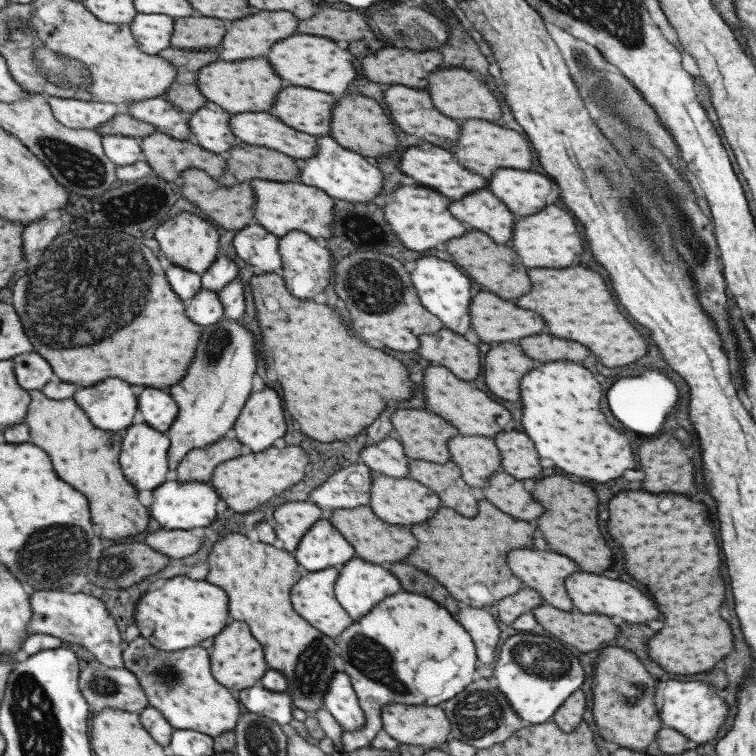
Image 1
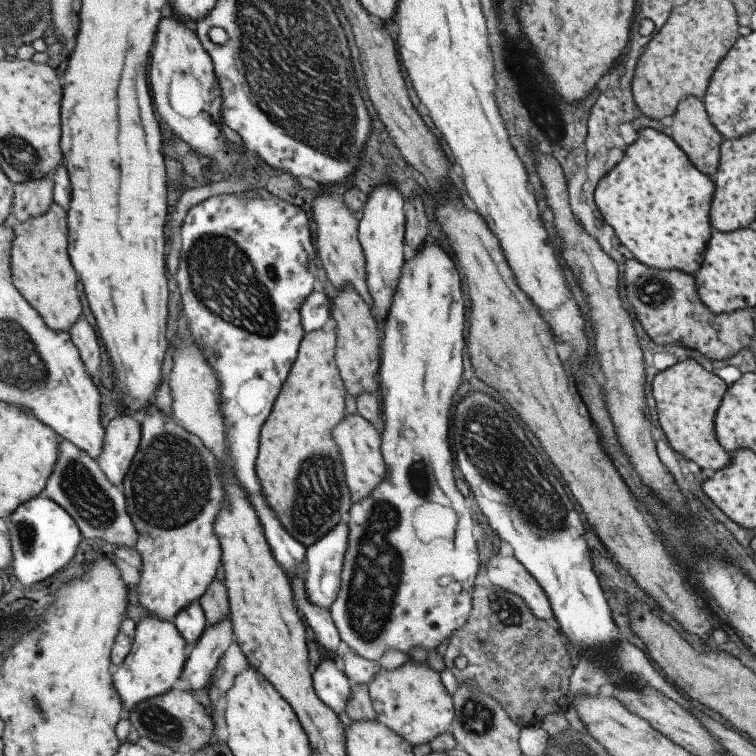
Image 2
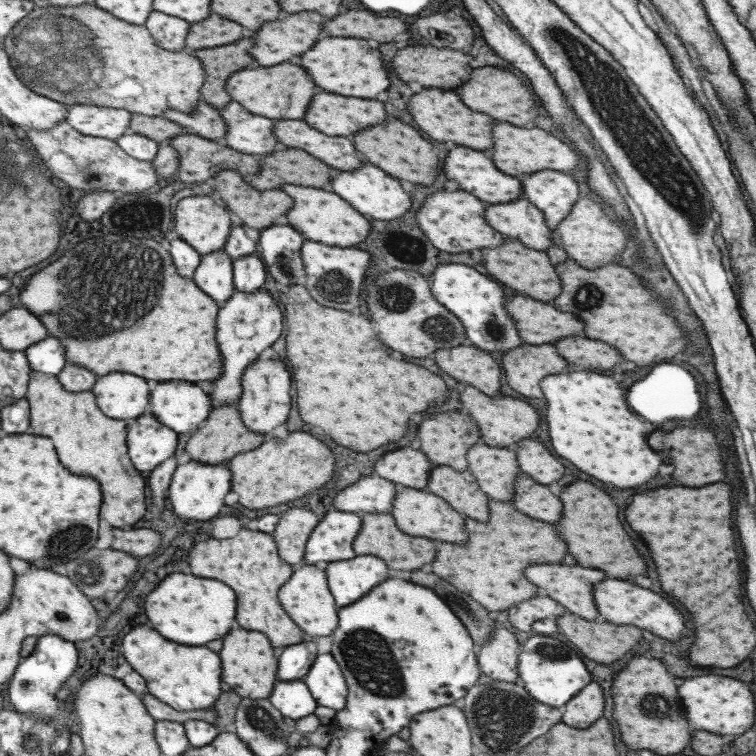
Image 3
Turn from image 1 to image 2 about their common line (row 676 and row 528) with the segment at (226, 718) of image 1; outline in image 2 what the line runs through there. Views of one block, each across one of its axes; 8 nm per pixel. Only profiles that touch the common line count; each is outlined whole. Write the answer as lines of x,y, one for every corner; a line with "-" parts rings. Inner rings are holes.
149,404
140,423
140,443
122,478
122,486
126,513
138,536
134,549
141,557
139,582
136,584
138,602
148,610
148,615
168,619
185,605
198,600
214,579
221,562
222,552
214,533
214,520
225,496
220,462
203,446
198,436
187,432
173,420
173,416
165,416

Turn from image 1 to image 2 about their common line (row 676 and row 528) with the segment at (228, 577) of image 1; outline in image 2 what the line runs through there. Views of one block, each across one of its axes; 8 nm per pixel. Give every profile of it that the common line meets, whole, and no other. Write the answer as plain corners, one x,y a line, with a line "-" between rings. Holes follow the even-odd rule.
306,332
258,436
255,472
262,495
279,522
299,544
308,547
329,532
351,506
332,430
345,417
346,390
334,361
336,332

